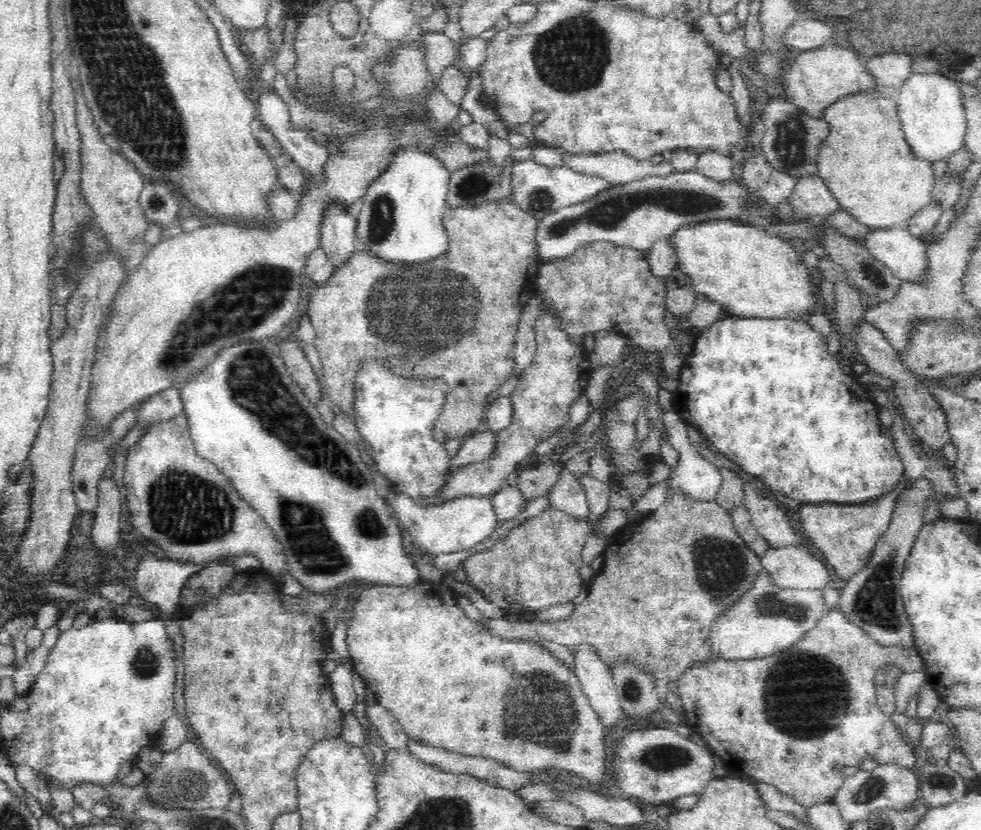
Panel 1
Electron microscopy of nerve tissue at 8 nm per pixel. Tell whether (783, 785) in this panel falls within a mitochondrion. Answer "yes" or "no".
no

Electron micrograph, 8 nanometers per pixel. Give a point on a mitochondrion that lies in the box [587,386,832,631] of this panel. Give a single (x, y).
(722, 567)

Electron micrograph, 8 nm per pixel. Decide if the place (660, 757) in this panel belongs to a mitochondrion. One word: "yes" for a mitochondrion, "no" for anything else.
yes

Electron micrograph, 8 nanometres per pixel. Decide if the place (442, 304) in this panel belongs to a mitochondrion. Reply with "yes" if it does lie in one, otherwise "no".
yes

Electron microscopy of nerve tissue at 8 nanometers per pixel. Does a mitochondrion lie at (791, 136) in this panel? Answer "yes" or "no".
yes

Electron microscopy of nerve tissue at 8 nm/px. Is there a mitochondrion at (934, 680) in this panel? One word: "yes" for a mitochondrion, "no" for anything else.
no

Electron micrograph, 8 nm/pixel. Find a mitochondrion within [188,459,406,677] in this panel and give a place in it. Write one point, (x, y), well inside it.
(311, 545)

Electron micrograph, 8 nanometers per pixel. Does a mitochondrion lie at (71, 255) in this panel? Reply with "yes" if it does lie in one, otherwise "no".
yes

